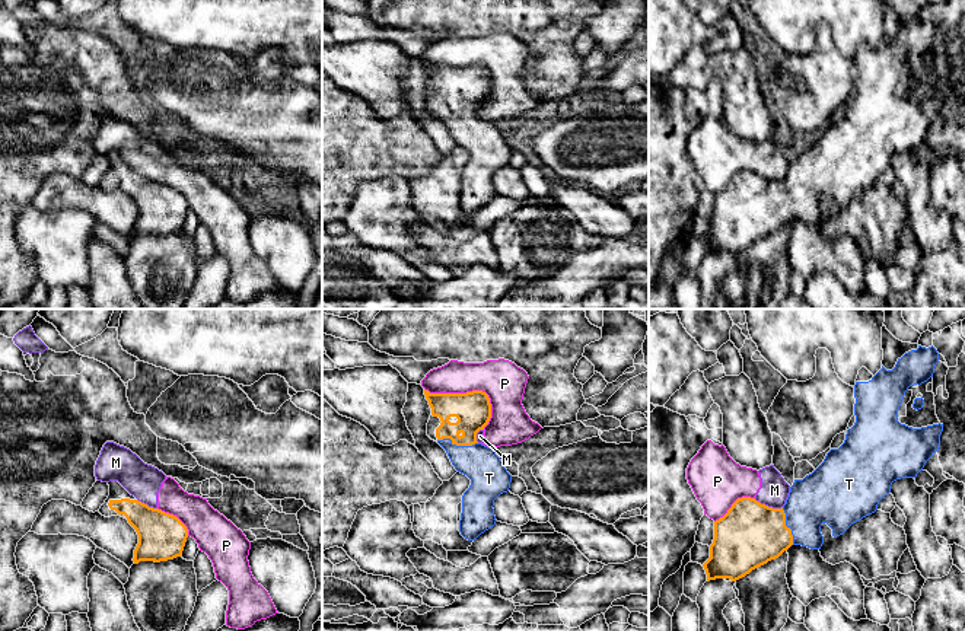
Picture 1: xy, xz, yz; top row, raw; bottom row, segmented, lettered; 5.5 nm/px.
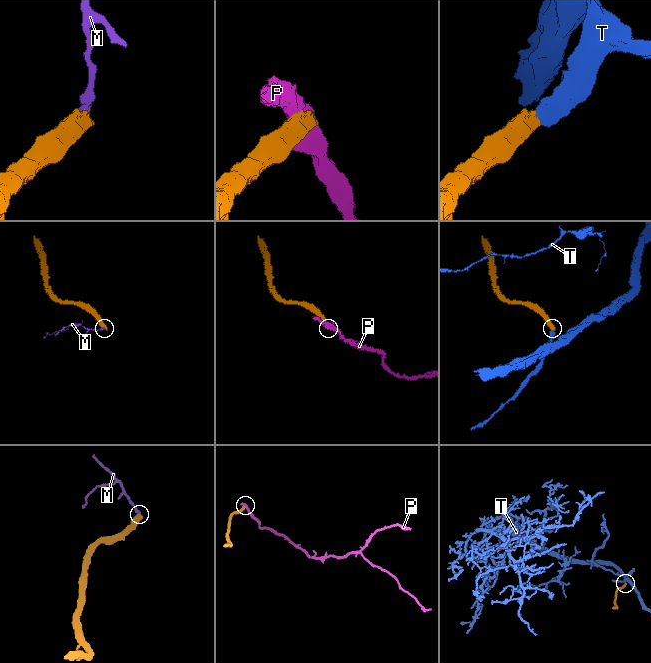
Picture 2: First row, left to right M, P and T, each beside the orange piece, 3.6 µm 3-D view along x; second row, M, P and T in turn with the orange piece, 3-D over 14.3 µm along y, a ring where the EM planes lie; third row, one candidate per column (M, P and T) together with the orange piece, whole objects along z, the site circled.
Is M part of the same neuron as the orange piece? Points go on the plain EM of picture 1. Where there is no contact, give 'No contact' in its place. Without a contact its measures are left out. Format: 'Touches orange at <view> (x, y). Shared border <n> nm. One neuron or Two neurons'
Touches orange at yz (767, 179). Shared border 170 nm. Two neurons

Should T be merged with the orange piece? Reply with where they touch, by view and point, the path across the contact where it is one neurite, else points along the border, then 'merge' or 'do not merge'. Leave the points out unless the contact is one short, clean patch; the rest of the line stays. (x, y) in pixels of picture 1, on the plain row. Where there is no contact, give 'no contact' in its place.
contact xz (458, 118); way xz (473, 83), (468, 108), (458, 118), (489, 150); merge

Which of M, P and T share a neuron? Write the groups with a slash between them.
M P / T

